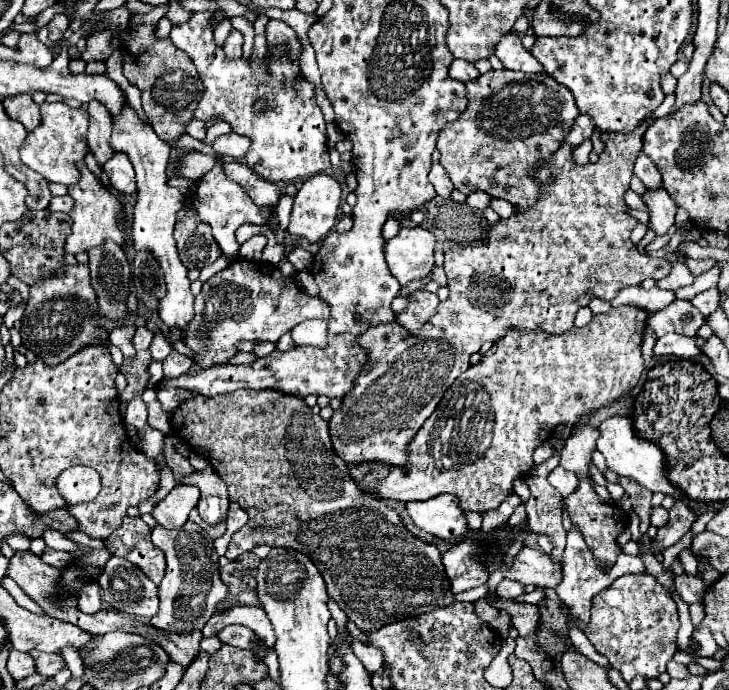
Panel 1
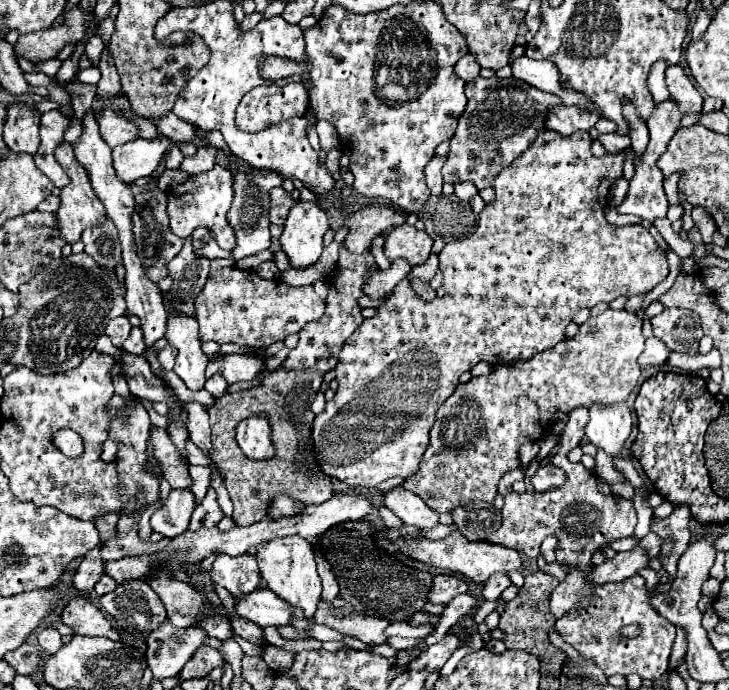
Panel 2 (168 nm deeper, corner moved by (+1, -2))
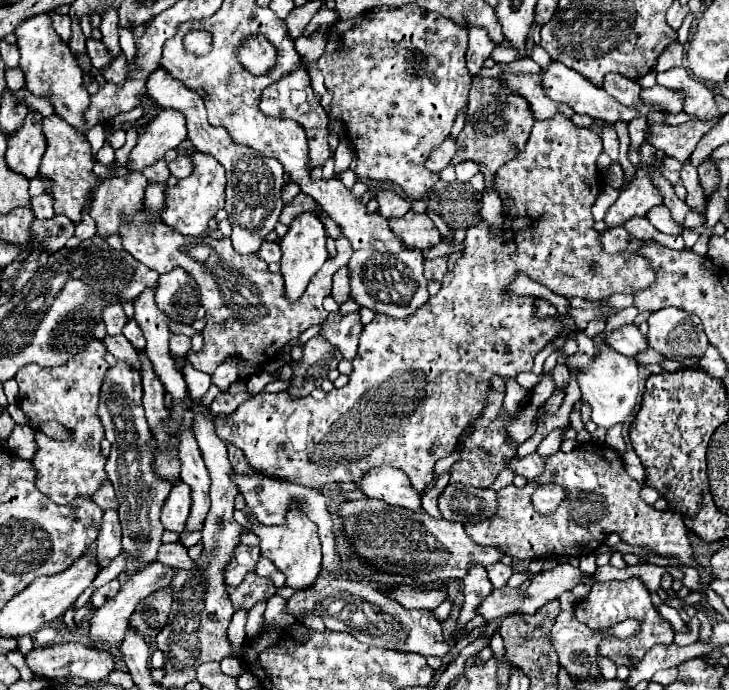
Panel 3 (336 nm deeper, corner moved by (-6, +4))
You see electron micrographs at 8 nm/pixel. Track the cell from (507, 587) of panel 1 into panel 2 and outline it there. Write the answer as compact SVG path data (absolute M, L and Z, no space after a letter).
M501 574L491 576L491 578L485 582L485 586L483 586L483 596L485 596L485 600L499 600L501 594L503 594L503 590L505 590L507 586L511 586L509 576L501 576Z

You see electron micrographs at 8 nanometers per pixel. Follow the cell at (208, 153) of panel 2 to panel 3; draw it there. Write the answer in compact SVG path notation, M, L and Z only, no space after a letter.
M178 156L176 160L172 160L168 164L168 168L170 168L170 174L176 176L178 180L186 178L192 172L192 158L190 156Z

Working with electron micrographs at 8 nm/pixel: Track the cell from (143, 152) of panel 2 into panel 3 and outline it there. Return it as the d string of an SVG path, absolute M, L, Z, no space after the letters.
M162 108L130 152L128 168L142 170L156 162L156 158L162 158L168 150L176 148L182 140L186 140L186 116L180 110Z

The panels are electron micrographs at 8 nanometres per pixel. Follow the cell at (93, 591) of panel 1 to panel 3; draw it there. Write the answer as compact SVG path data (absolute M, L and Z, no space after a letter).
M106 510L102 518L102 528L98 534L98 558L102 562L110 562L120 554L120 524L118 524L118 512Z

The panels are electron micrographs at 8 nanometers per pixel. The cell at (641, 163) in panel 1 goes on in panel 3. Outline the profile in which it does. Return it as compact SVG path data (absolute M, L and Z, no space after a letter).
M606 74L602 82L602 90L606 90L612 98L626 106L636 106L638 98L636 94L640 92L640 84L632 82L630 78L624 78L622 74Z

